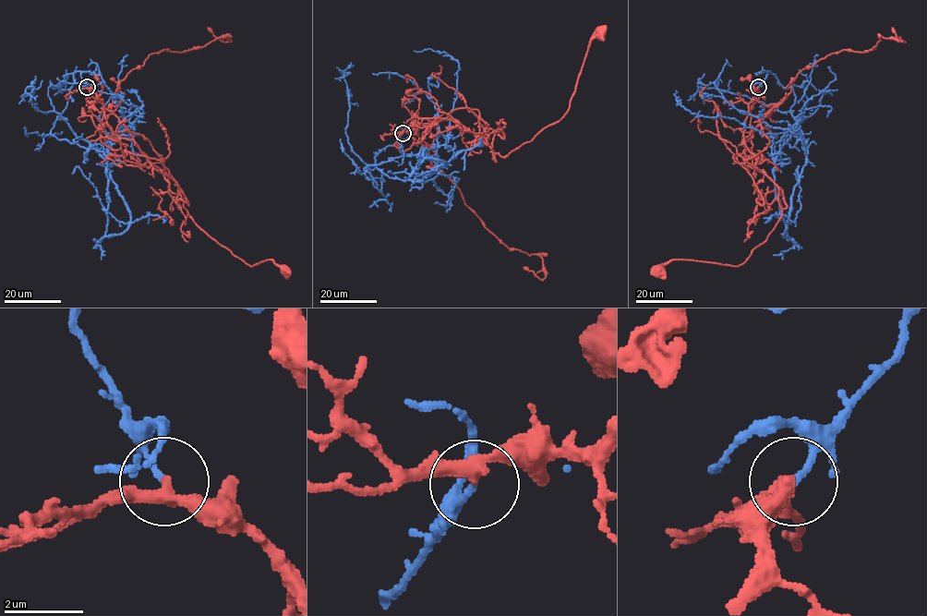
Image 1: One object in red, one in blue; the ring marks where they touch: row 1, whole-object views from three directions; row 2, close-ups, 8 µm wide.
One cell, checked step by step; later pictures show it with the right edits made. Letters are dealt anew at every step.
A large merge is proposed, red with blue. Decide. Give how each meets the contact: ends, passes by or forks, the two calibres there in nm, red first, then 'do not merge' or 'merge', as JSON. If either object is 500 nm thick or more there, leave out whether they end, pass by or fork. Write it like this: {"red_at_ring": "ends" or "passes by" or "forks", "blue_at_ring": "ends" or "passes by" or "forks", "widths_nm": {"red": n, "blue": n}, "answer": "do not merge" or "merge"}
{"red_at_ring": "passes by", "blue_at_ring": "ends", "widths_nm": {"red": 300, "blue": 150}, "answer": "do not merge"}

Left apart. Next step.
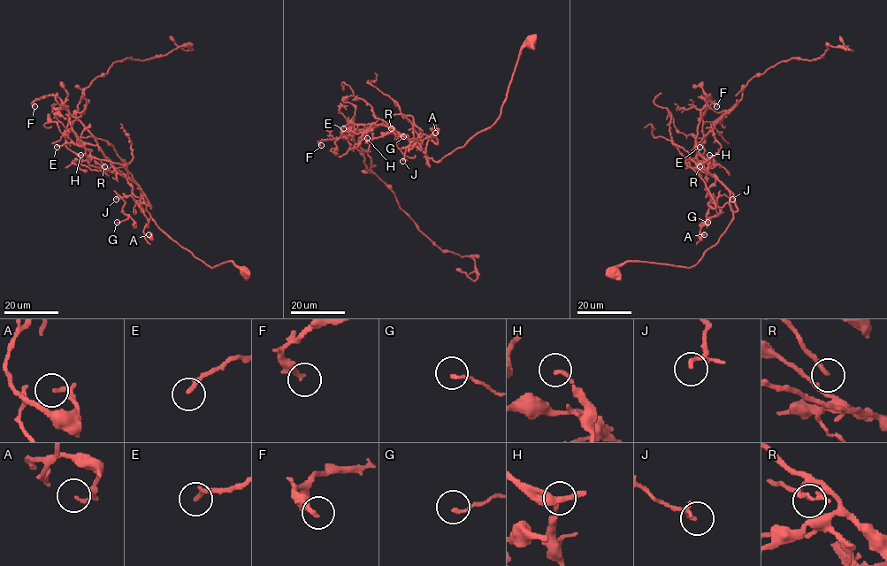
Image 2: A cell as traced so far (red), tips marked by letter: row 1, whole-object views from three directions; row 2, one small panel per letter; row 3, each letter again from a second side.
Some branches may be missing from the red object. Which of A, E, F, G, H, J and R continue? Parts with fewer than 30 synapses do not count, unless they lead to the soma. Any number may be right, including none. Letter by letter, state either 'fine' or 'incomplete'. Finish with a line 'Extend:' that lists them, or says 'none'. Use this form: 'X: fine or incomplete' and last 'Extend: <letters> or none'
A: fine
E: fine
F: fine
G: fine
H: fine
J: fine
R: fine
Extend: none

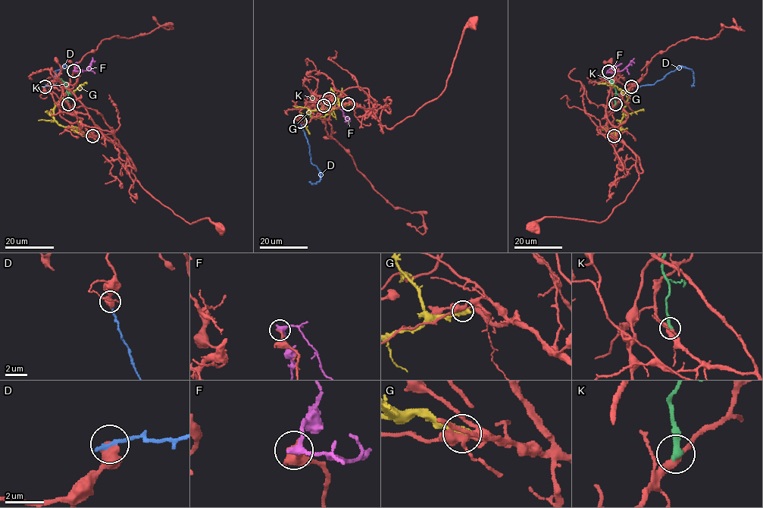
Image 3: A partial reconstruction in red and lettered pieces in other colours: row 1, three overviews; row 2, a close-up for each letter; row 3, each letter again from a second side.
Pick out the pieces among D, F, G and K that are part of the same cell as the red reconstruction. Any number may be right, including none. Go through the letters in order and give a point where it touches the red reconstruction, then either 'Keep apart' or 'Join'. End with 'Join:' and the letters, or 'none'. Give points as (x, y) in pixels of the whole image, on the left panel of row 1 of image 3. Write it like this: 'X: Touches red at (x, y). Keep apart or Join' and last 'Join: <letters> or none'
D: Touches red at (45, 86). Keep apart
F: Touches red at (73, 70). Keep apart
G: Touches red at (92, 136). Keep apart
K: Touches red at (68, 104). Keep apart
Join: none

